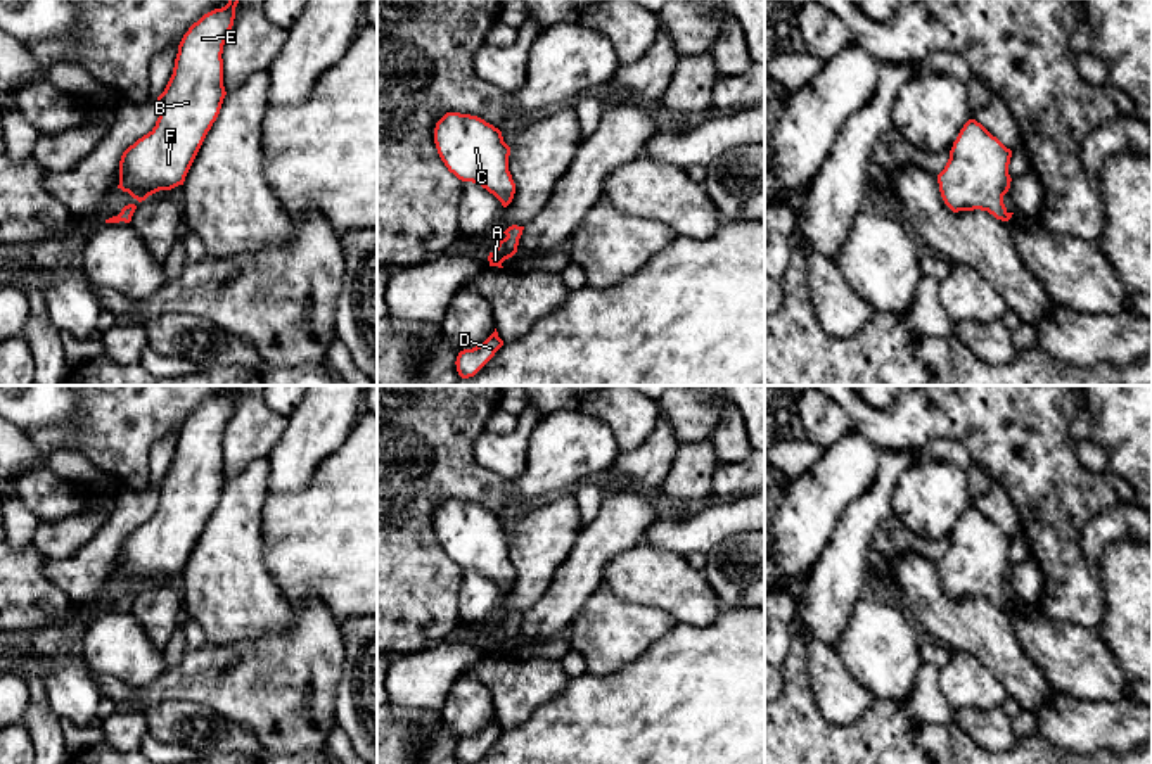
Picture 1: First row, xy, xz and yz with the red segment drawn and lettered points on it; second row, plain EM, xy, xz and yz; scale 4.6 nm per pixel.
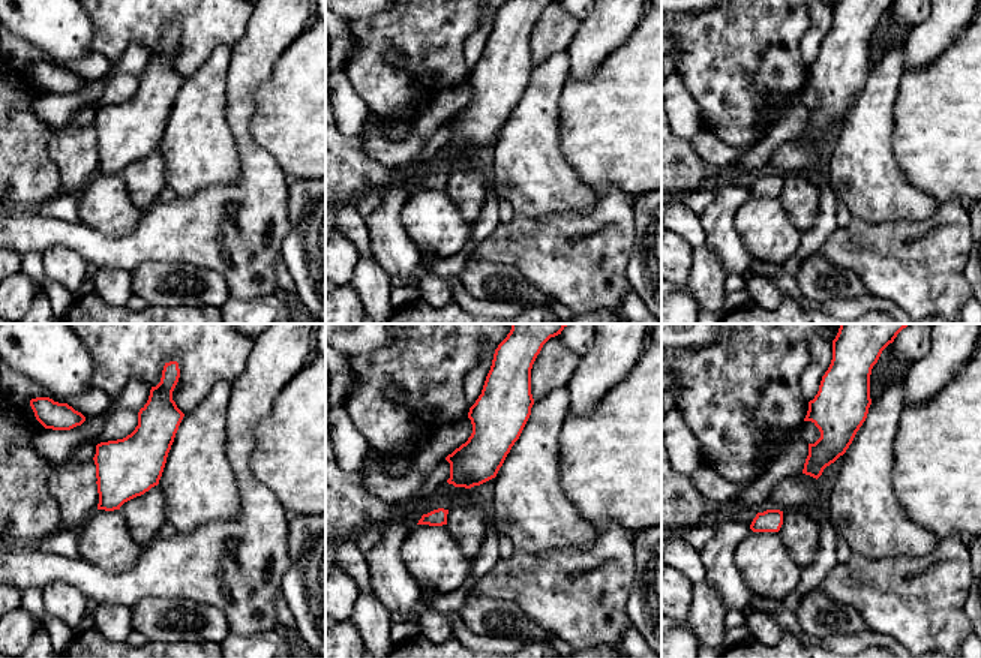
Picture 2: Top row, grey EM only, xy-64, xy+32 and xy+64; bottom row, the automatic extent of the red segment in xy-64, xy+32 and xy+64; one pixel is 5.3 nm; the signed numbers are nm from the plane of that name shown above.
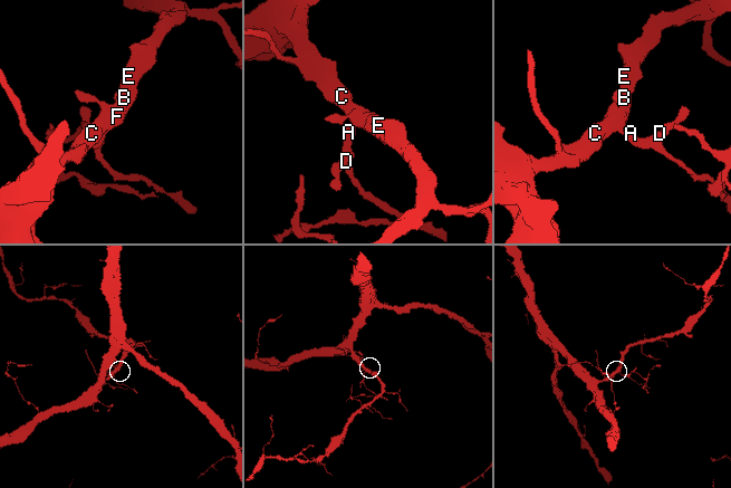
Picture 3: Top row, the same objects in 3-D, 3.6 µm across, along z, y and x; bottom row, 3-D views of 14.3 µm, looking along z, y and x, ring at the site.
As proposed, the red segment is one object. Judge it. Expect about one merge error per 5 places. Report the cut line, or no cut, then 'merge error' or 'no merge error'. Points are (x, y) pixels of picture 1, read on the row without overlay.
no cut; no merge error

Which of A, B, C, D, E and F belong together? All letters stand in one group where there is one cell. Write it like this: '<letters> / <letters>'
A B C D E F

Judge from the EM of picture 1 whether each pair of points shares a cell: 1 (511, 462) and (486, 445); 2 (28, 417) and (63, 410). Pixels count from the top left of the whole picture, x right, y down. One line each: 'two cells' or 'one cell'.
1: one cell
2: one cell

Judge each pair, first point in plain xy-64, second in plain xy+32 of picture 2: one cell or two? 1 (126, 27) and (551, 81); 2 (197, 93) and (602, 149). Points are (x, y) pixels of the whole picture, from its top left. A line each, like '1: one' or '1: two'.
1: two
2: two

